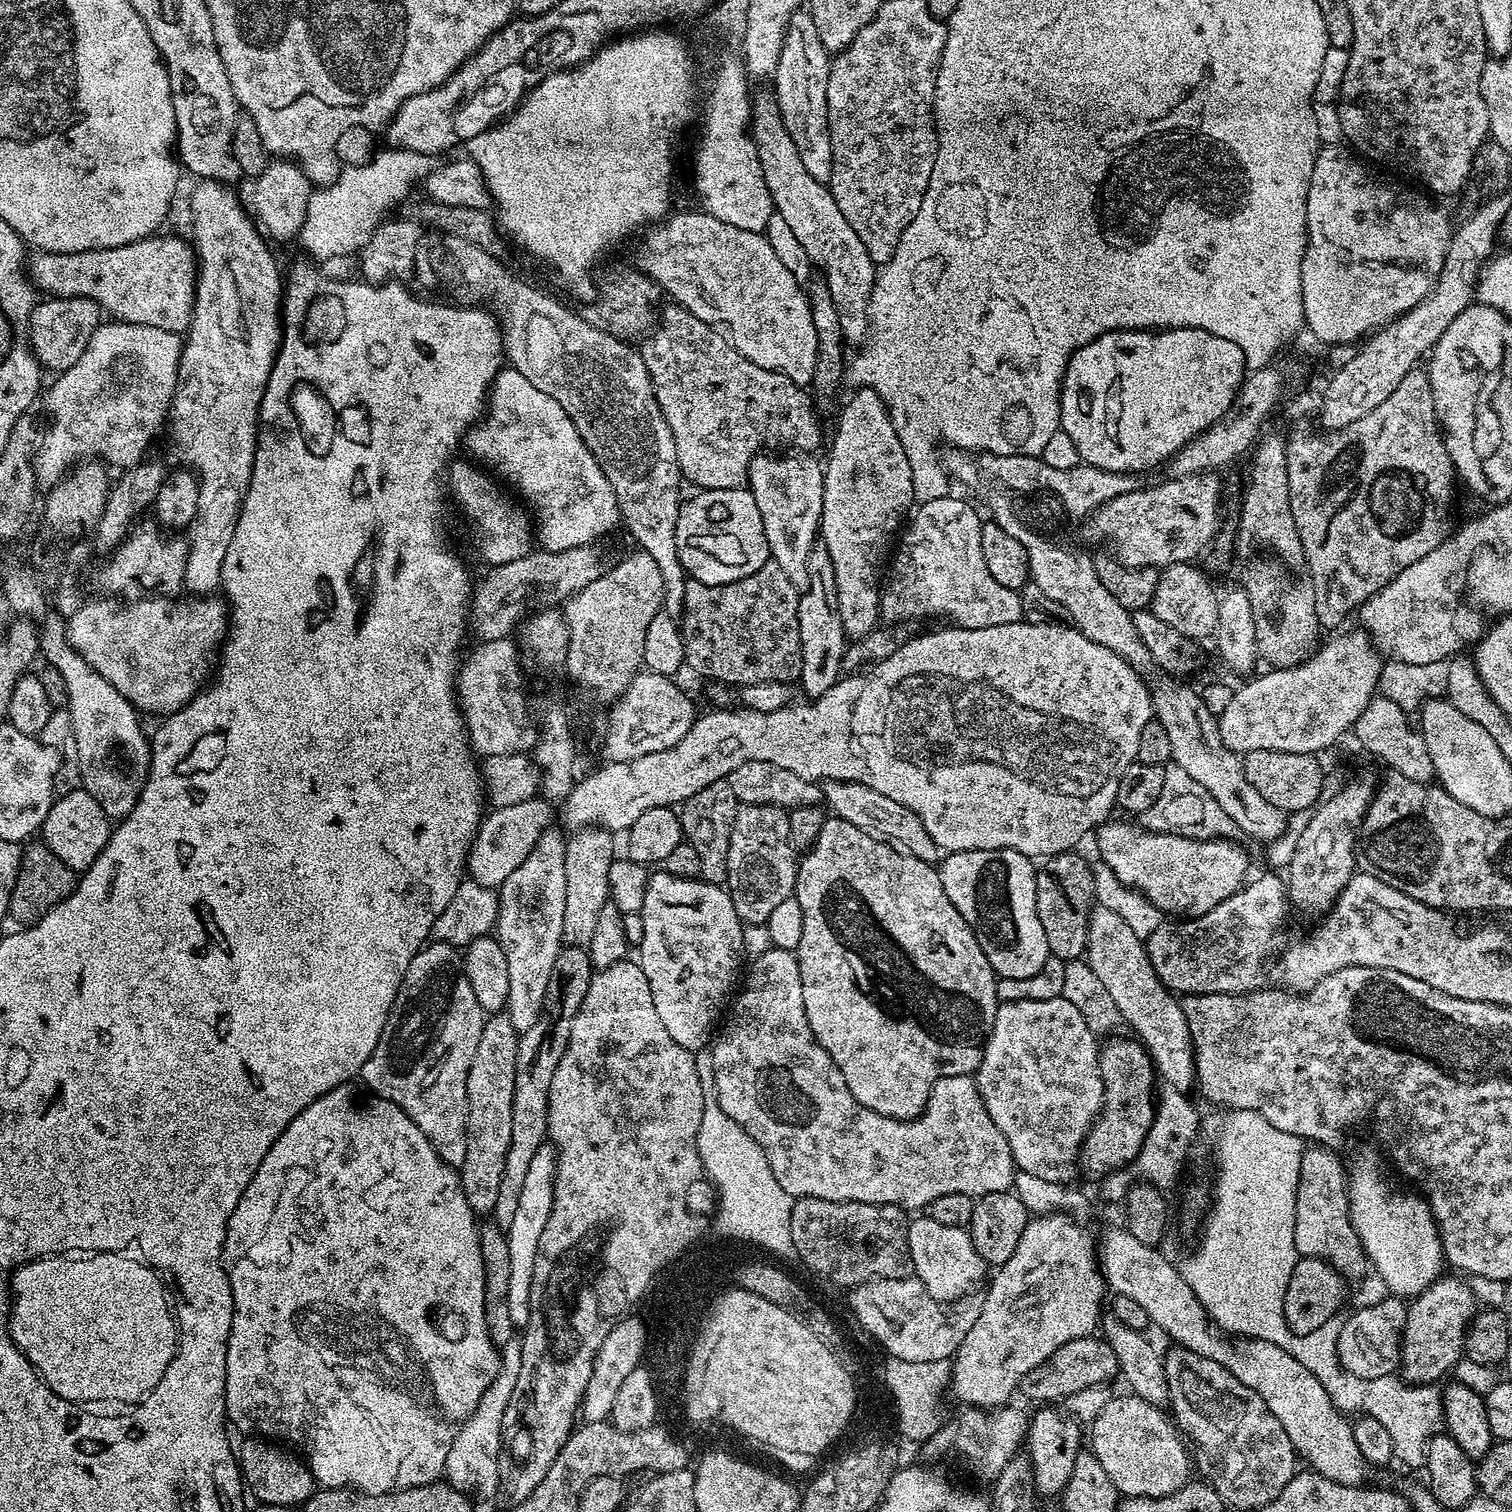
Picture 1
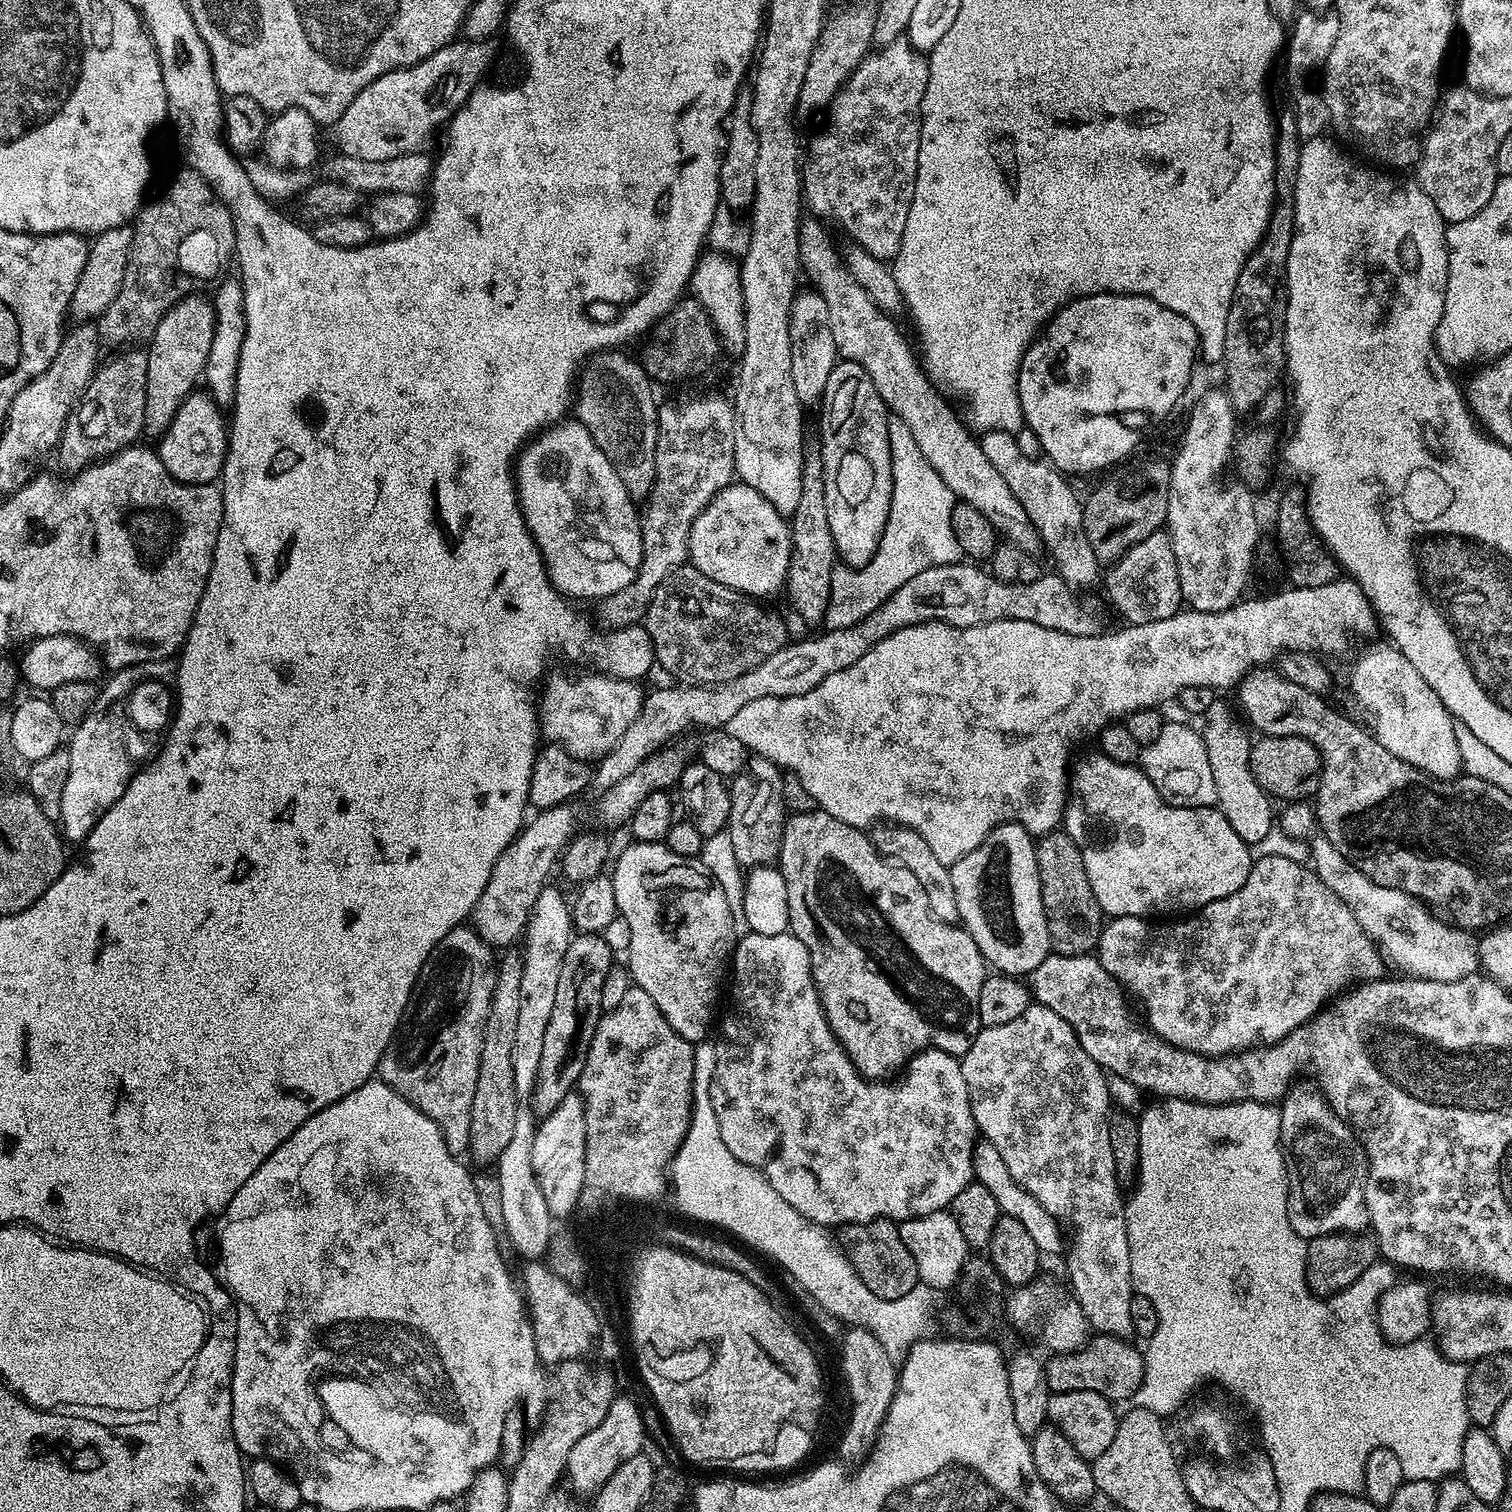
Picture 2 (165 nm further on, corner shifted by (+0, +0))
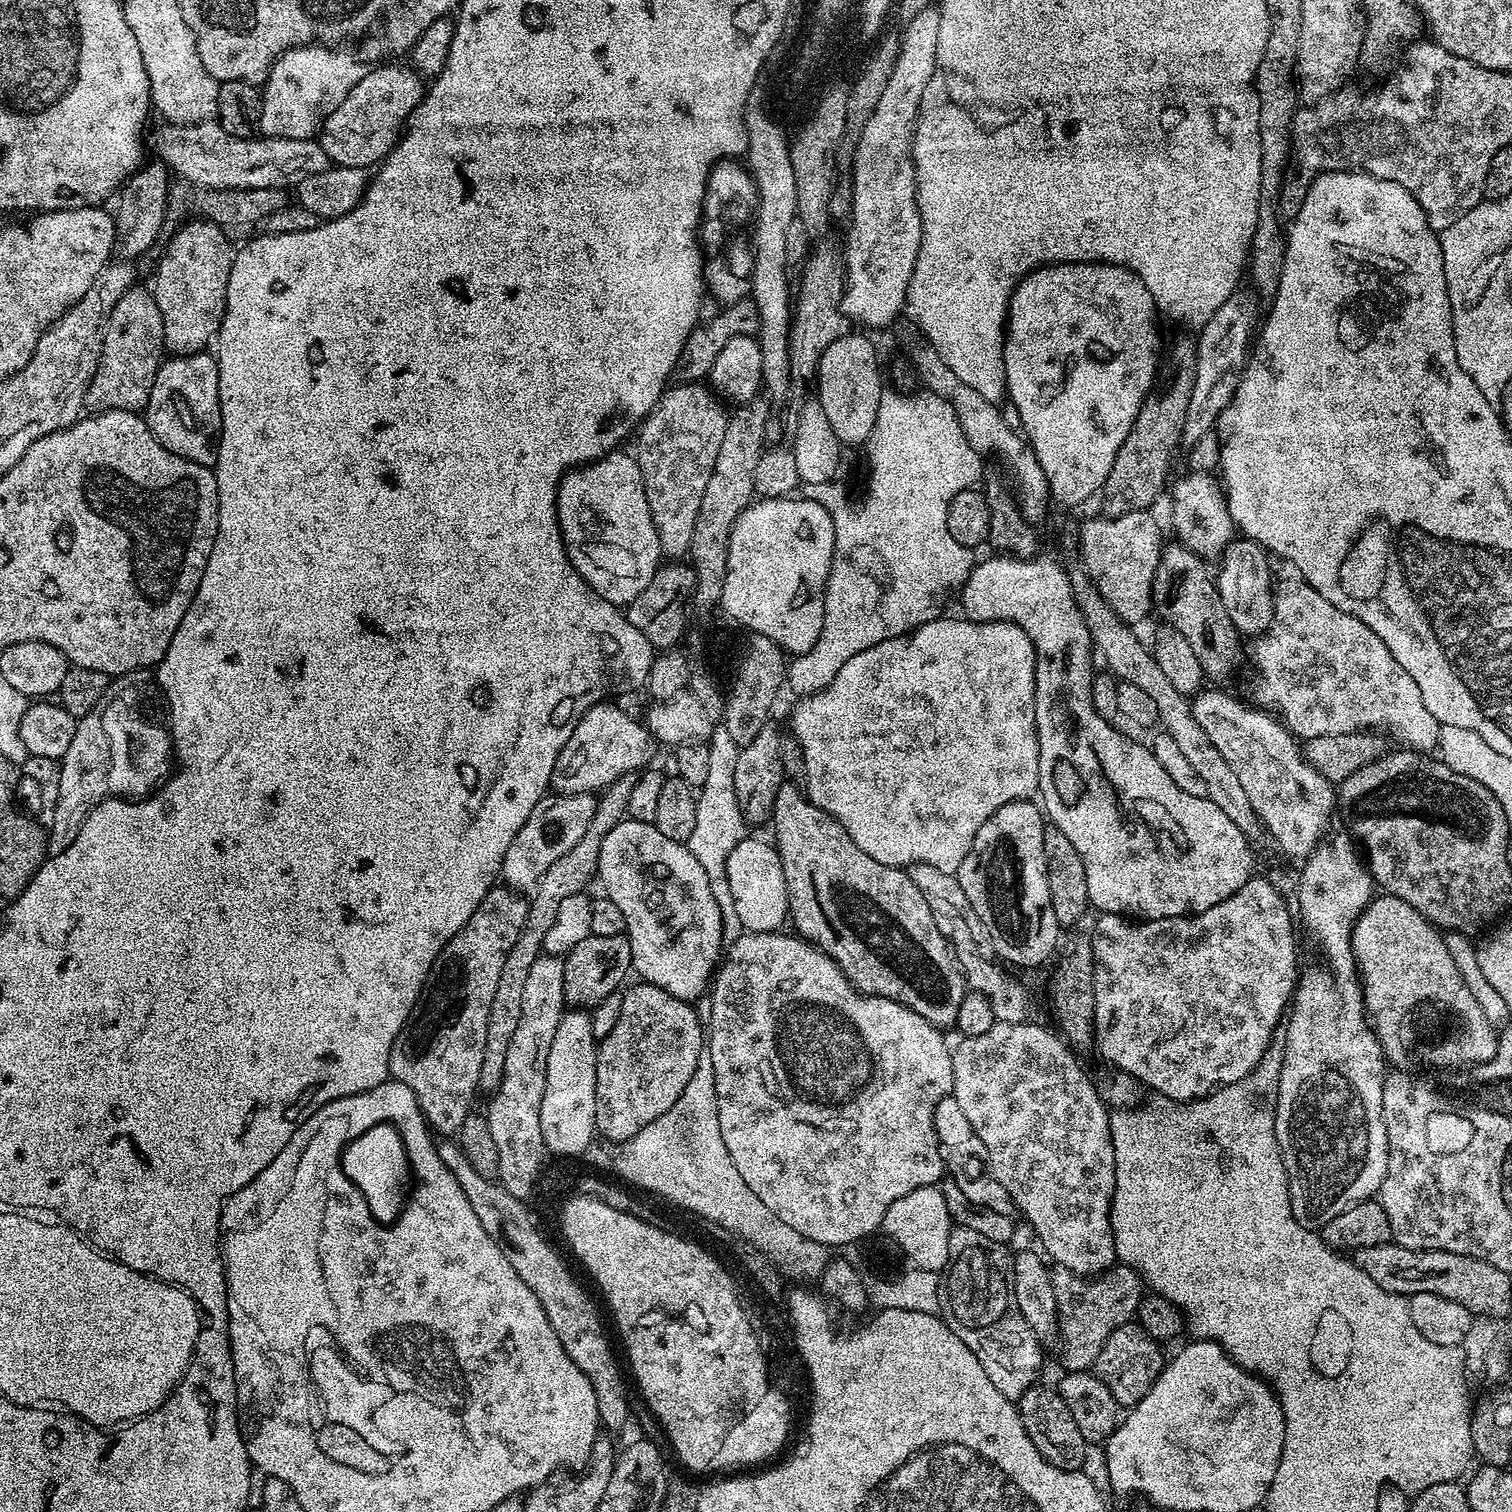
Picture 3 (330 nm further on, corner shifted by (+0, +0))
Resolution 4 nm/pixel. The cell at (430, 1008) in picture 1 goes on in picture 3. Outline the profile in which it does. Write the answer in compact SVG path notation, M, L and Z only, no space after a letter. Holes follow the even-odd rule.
M493 886L488 891L486 898L478 902L478 910L470 914L466 926L446 942L432 963L424 989L420 991L408 1021L402 1026L398 1038L394 1038L388 1067L391 1079L414 1090L414 1098L428 1121L429 1129L436 1134L441 1132L441 1137L455 1137L473 1111L472 1099L478 1096L482 1054L486 1050L486 1017L490 1014L490 1002L494 1002L494 990L498 990L498 977L502 974L506 954L510 954L510 946L518 942L518 934L522 934L528 917L529 901L523 899L525 897L519 891L508 886Z

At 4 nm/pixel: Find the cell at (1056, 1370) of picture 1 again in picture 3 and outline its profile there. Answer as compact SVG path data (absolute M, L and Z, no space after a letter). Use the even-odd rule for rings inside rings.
M1135 1322L1118 1326L1118 1330L1114 1330L1107 1338L1102 1352L1097 1356L1094 1371L1099 1380L1106 1382L1106 1390L1114 1394L1120 1406L1137 1404L1150 1390L1150 1386L1154 1386L1166 1363L1166 1355L1160 1348L1163 1348L1161 1341L1150 1338L1150 1334L1146 1334L1146 1330L1142 1330L1142 1326Z

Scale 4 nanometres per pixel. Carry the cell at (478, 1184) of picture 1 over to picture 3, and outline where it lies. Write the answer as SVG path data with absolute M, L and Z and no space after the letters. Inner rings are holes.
M627 772L620 775L613 784L599 793L597 810L586 834L575 842L570 850L557 858L538 882L534 895L528 905L528 917L524 923L522 934L518 934L518 942L510 946L510 954L506 954L506 962L502 966L502 974L498 977L498 990L494 990L494 1002L490 1002L490 1014L486 1017L486 1050L482 1054L482 1070L480 1071L479 1091L485 1094L495 1092L506 1066L506 1050L510 1050L510 1038L514 1038L514 1030L518 1030L518 1018L522 1018L522 986L526 986L526 978L530 974L530 966L544 952L544 939L554 918L558 918L558 909L562 901L570 898L570 894L585 891L588 883L597 875L598 858L602 854L602 838L614 830L620 821L628 816L630 790L634 790L639 773Z

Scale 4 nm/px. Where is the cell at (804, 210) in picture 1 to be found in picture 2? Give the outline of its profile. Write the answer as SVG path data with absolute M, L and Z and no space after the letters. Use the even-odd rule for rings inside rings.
M816 218L801 219L800 222L800 266L803 275L812 279L811 287L826 298L826 306L830 309L830 330L834 333L834 346L840 360L858 362L866 374L870 374L870 382L874 382L874 390L888 405L889 413L900 420L914 434L914 442L918 442L918 450L934 466L934 470L950 486L957 501L974 506L984 515L997 533L1004 532L1009 541L1016 547L1030 553L1040 548L1042 541L1031 517L1006 484L1006 478L994 470L990 458L982 454L979 439L970 431L969 425L956 417L956 412L947 404L945 393L932 383L928 373L924 371L921 361L912 353L906 337L900 333L893 317L876 304L870 296L854 280L850 270L844 265L844 257L838 244L823 228Z

